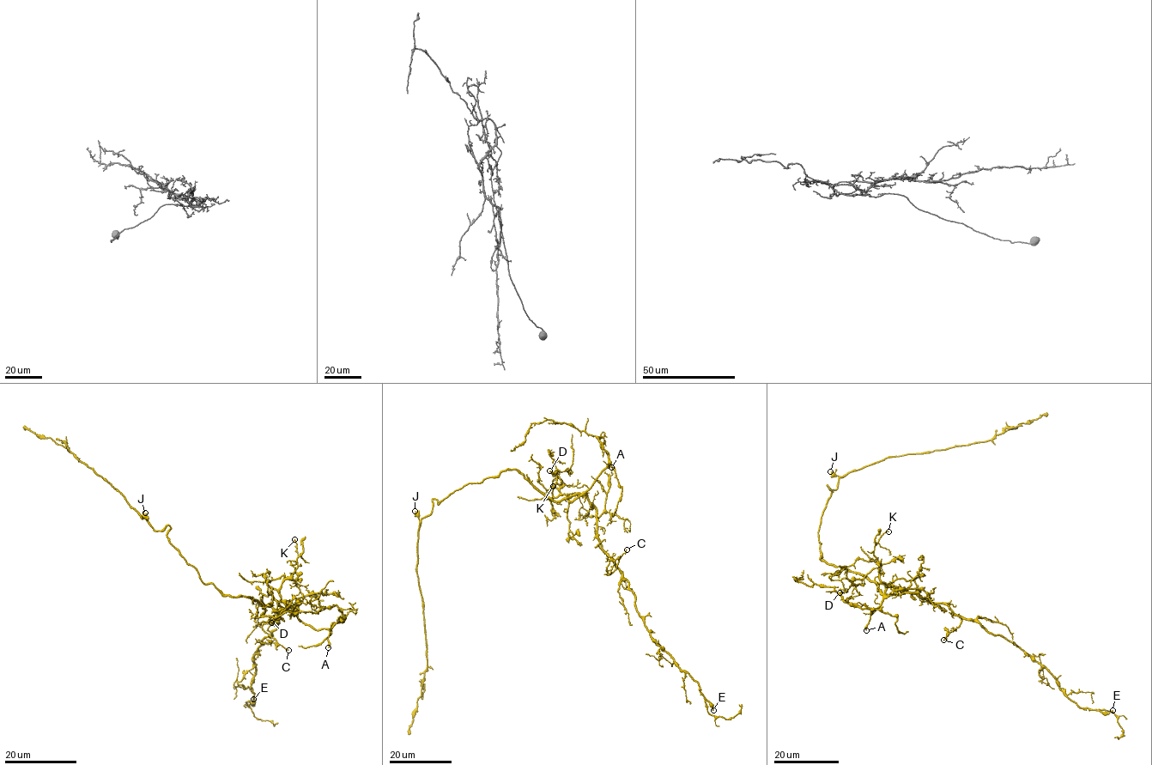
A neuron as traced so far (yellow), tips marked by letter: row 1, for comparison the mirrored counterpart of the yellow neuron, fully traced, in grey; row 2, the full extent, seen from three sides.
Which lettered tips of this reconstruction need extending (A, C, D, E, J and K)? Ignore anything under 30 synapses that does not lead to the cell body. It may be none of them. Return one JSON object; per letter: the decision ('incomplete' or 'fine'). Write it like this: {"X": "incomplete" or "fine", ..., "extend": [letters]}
{"A": "incomplete", "C": "fine", "D": "fine", "E": "fine", "J": "fine", "K": "fine", "extend": ["A"]}

